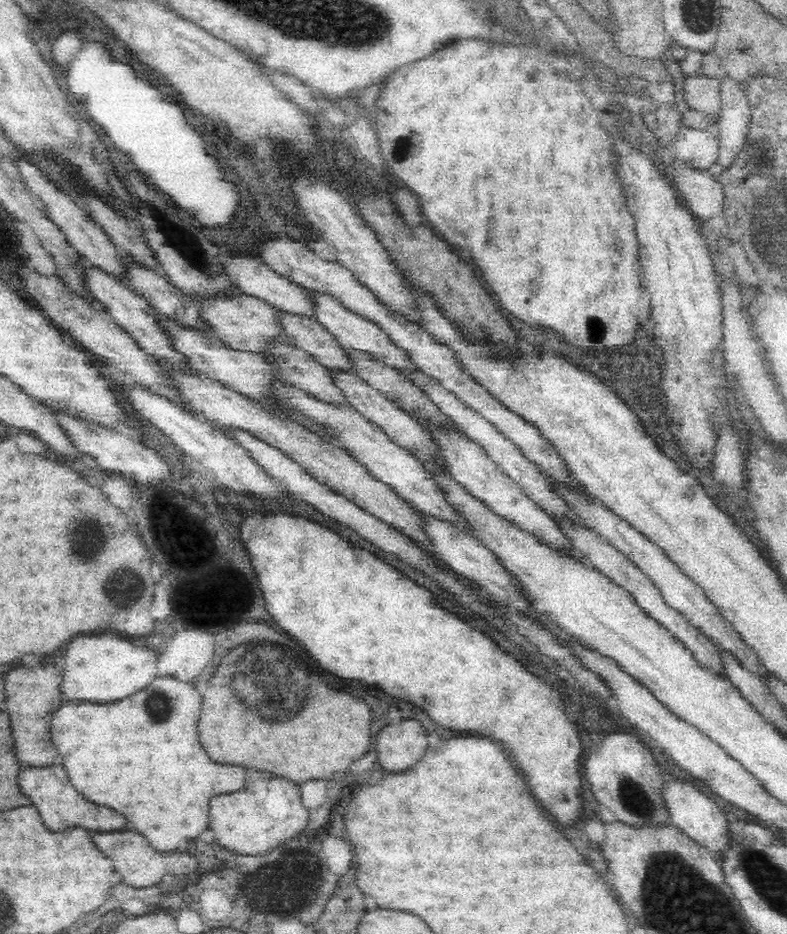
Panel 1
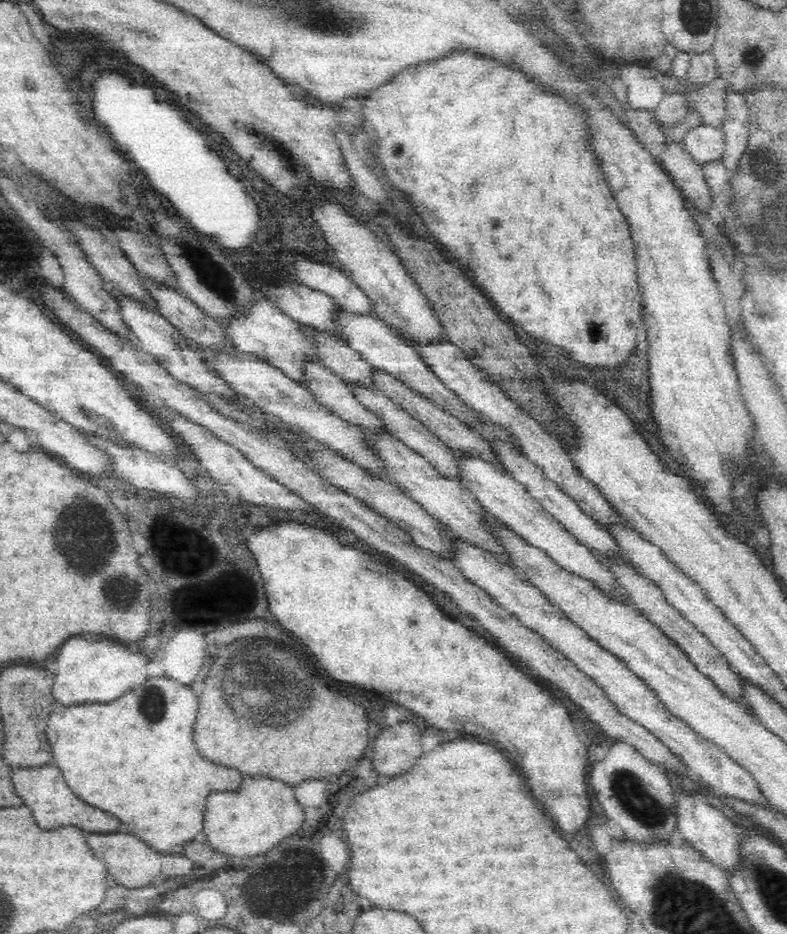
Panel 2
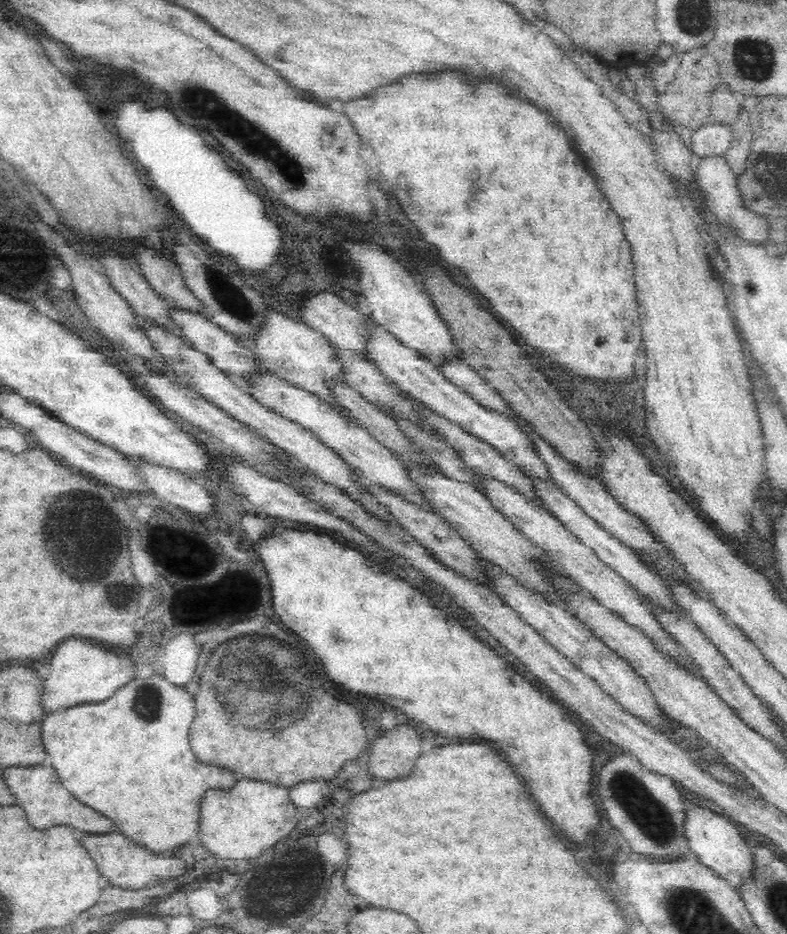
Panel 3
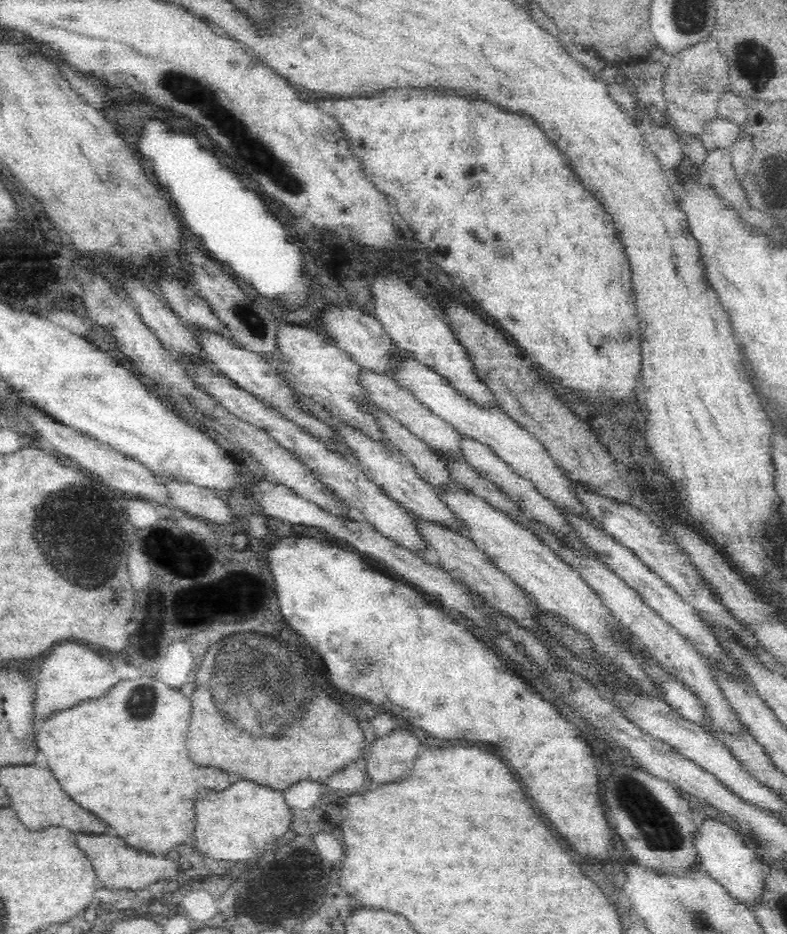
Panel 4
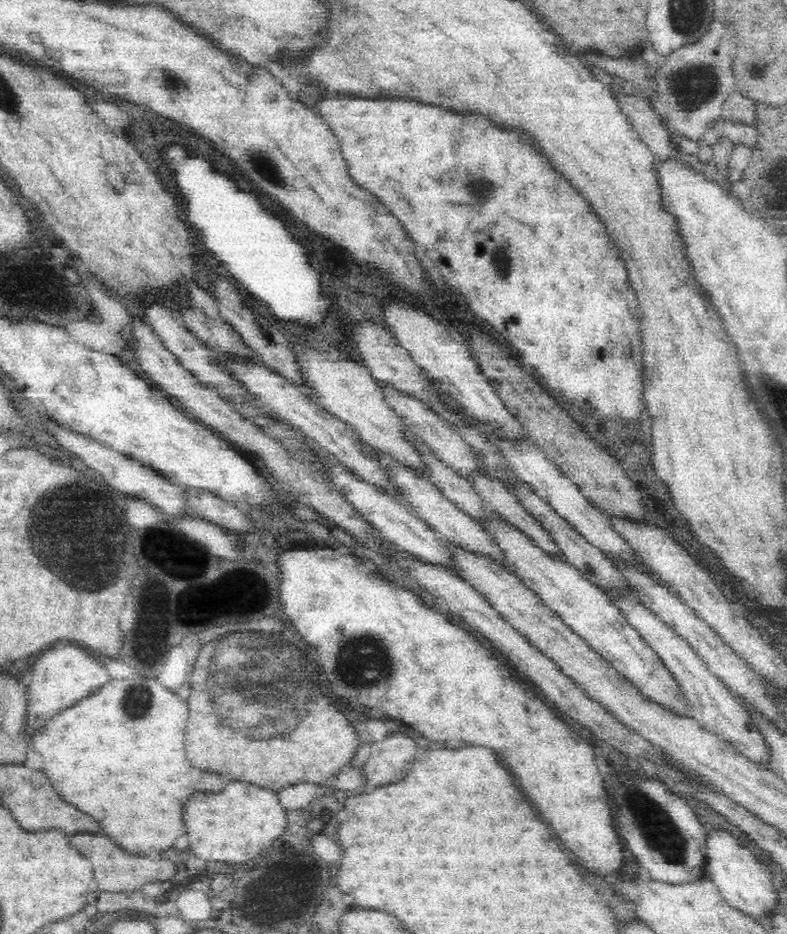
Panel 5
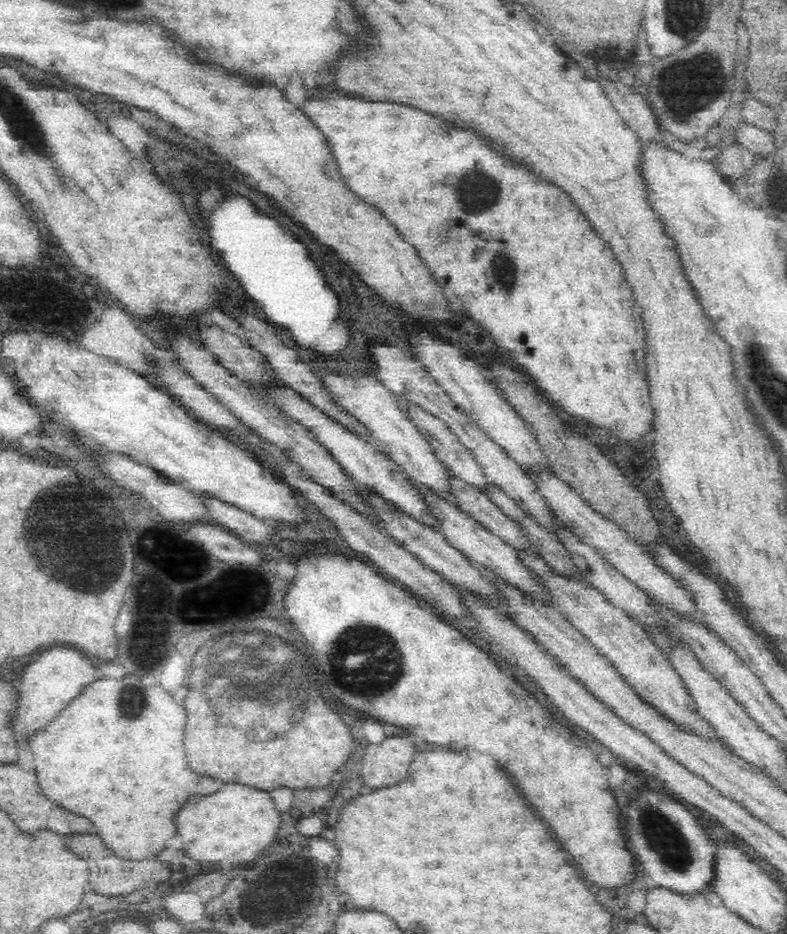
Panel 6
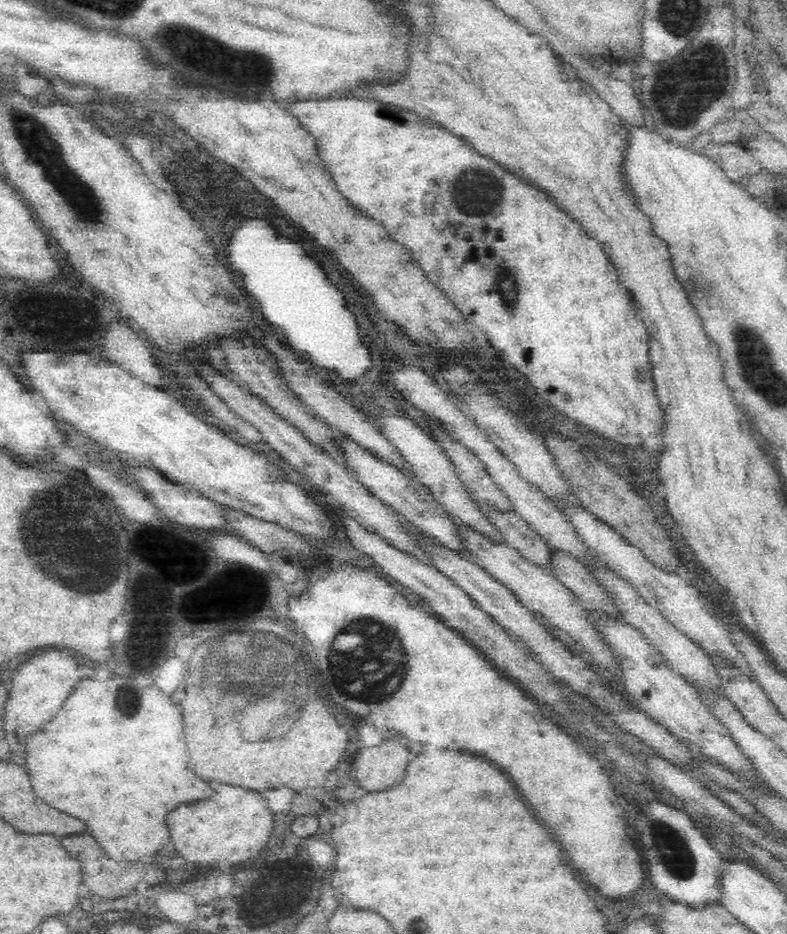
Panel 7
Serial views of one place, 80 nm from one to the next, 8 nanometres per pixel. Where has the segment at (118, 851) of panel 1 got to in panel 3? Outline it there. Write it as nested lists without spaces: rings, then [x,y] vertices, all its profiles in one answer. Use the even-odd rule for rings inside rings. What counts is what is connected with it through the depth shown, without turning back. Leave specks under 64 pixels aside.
[[[82,834],[80,844],[88,850],[92,860],[100,870],[100,876],[104,876],[112,886],[126,887],[134,890],[144,889],[150,880],[162,879],[162,876],[170,878],[180,876],[184,872],[184,862],[170,856],[166,858],[164,854],[154,854],[138,844],[132,844],[126,840],[122,834],[106,834],[106,836],[94,836],[94,834]]]

